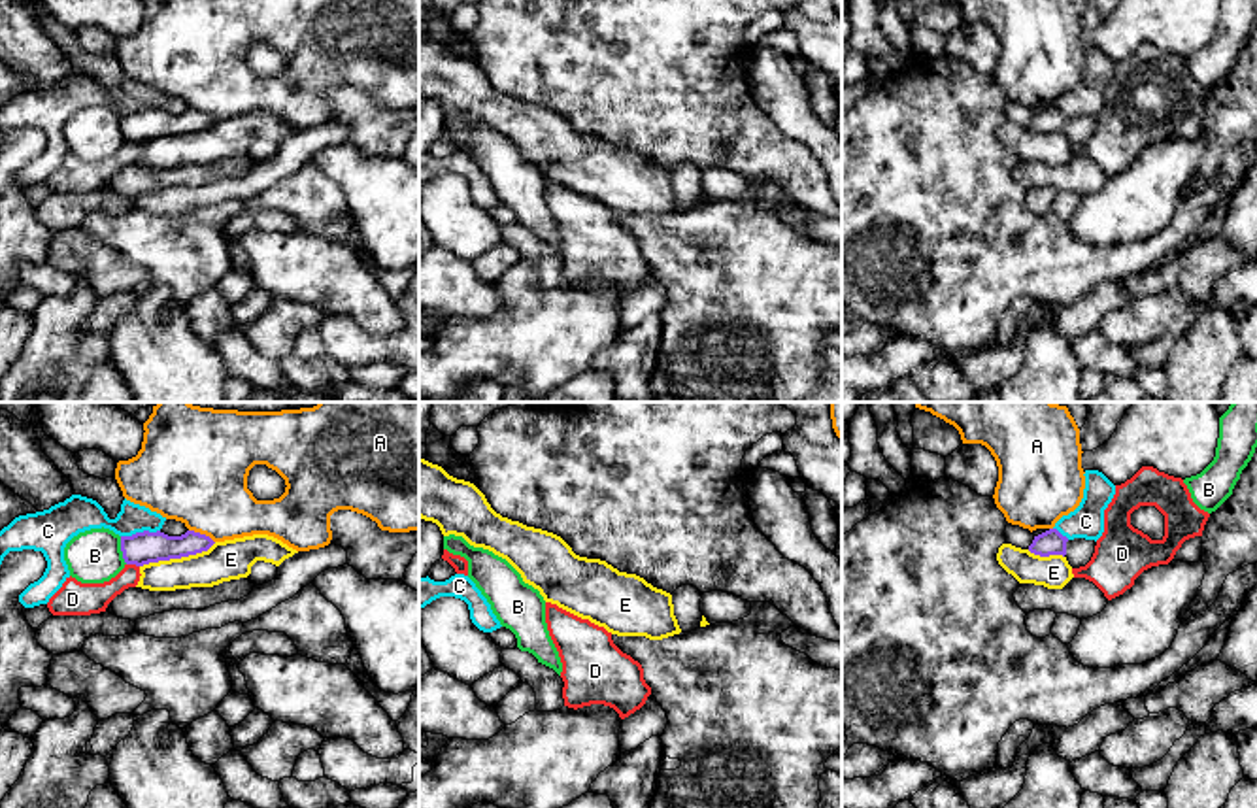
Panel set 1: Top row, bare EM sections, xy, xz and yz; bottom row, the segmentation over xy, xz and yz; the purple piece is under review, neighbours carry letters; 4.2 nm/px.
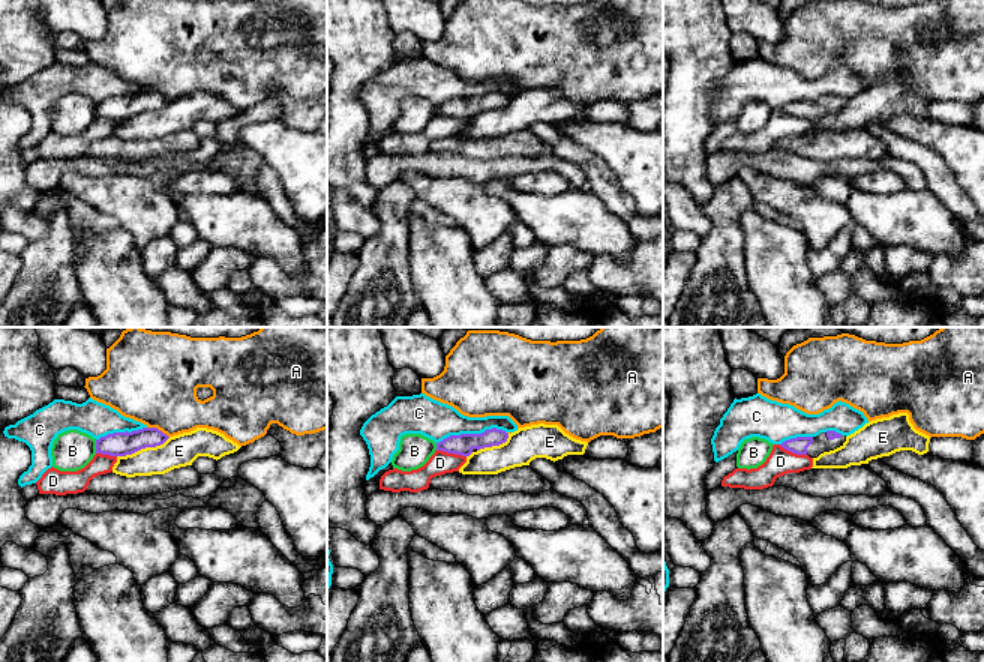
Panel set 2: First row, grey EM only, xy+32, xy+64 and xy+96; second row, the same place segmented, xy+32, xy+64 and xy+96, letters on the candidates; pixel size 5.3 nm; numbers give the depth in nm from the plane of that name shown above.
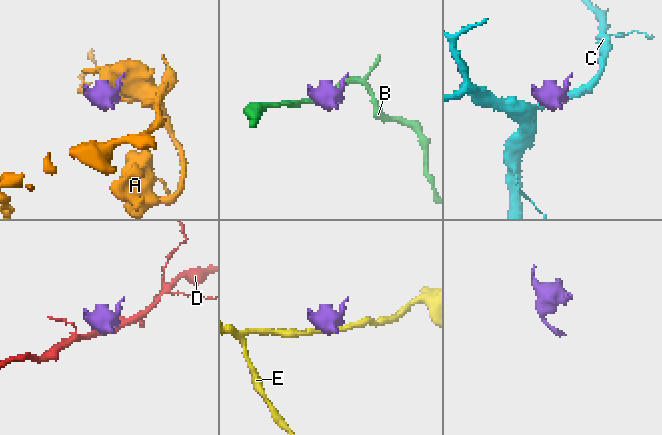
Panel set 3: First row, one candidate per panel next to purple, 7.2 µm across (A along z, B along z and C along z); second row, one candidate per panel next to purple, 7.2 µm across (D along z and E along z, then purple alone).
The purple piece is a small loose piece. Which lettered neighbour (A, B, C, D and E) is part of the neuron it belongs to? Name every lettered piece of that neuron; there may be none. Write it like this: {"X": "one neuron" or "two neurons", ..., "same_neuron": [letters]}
{"A": "two neurons", "B": "two neurons", "C": "two neurons", "D": "two neurons", "E": "two neurons", "same_neuron": []}

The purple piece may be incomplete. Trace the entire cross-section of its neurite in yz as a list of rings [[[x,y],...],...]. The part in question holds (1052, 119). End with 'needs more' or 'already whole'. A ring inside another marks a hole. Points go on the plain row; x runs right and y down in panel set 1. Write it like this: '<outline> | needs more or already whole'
[[[1049,106],[1034,113],[1032,121],[1029,123],[1029,128],[1040,134],[1063,132],[1072,145],[1080,145],[1091,138],[1095,123],[1095,117],[1068,117],[1057,106]]] | needs more

